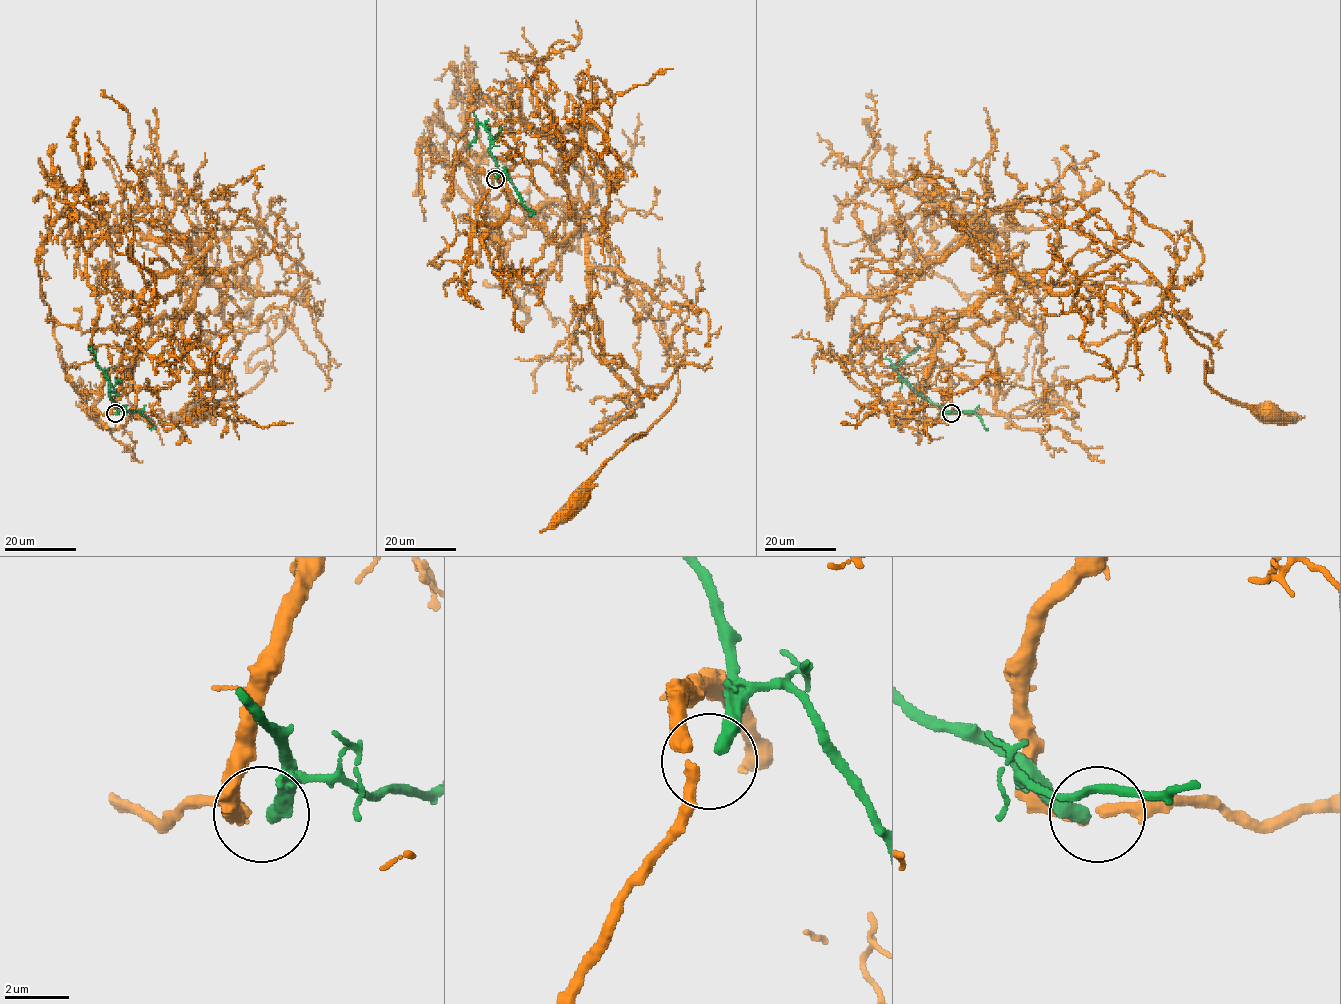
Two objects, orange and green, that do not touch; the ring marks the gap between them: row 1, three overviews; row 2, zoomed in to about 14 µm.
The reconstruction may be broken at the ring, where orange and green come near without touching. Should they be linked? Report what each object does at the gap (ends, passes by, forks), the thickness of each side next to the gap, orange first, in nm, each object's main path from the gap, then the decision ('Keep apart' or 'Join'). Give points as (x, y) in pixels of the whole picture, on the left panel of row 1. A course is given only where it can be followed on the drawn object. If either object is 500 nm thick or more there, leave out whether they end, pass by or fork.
At the ring orange passes by. At the ring green ends. Thickness 260 nm (orange) against 400 nm. Course of orange: (114, 413), (230, 208), (299, 289), (247, 363), (266, 375), (196, 414). Course of green: (116, 413), (117, 407), (110, 398), (110, 383), (88, 345). Keep apart

